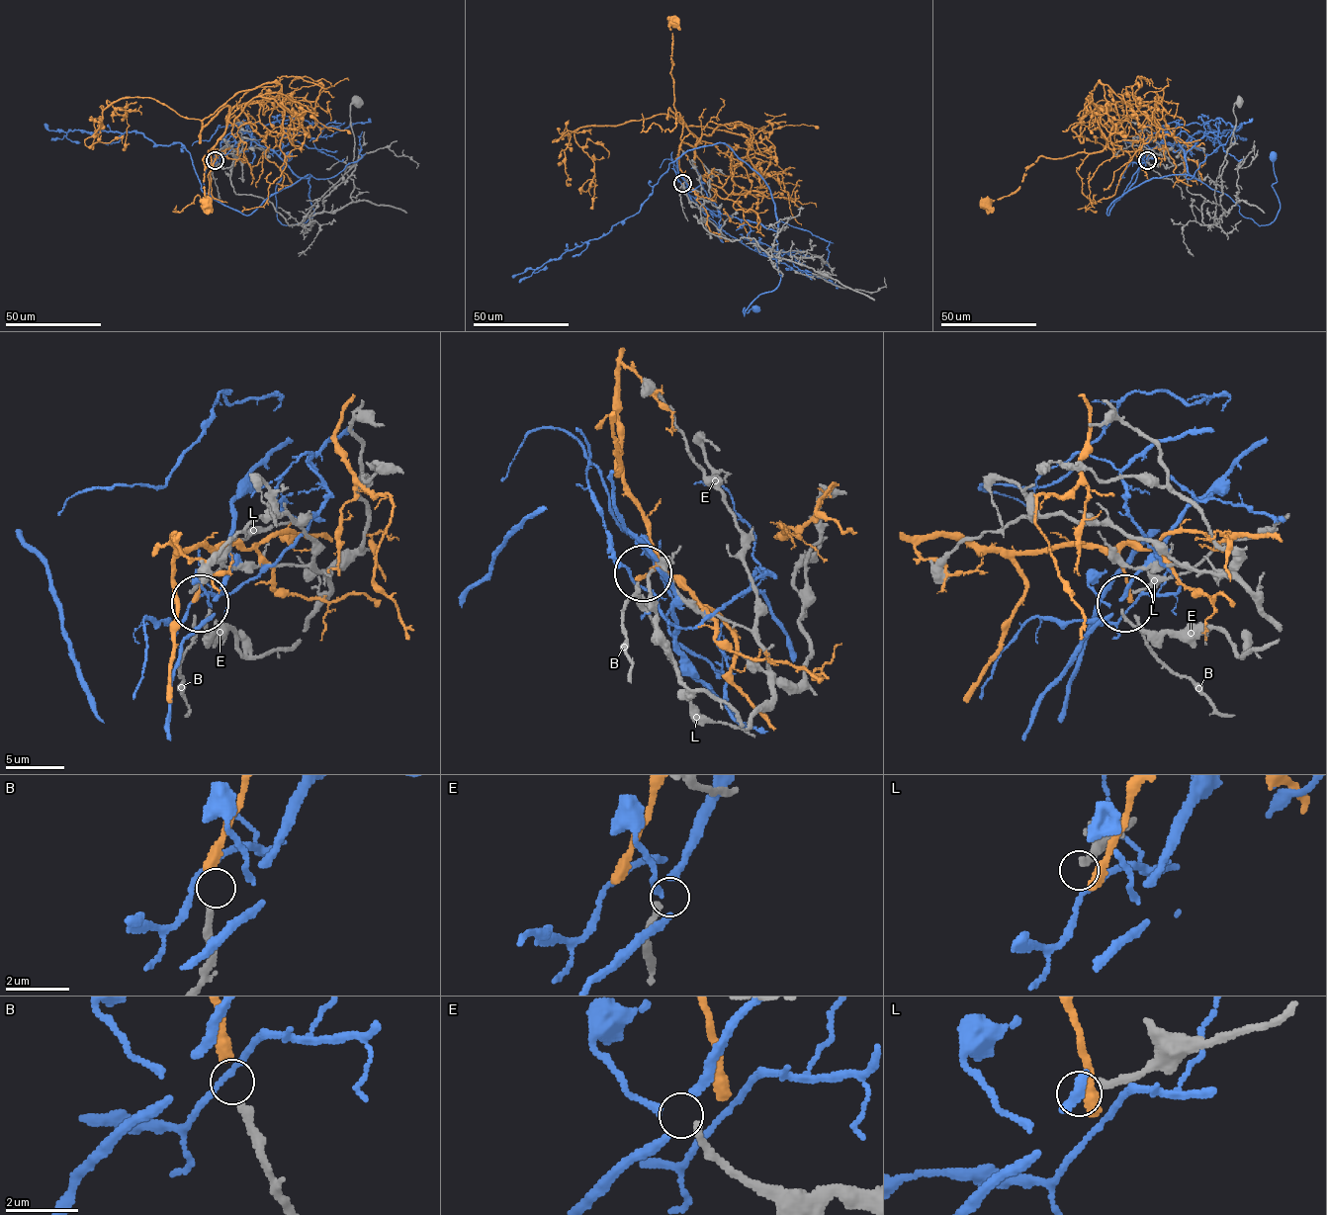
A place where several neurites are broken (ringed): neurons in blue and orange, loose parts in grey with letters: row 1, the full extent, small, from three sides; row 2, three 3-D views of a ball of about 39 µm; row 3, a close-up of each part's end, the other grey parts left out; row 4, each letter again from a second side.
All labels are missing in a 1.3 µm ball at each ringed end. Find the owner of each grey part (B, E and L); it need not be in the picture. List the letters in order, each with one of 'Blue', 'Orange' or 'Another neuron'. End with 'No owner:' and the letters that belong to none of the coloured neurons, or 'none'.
B: Orange
E: Another neuron
L: Another neuron
No owner: E, L

